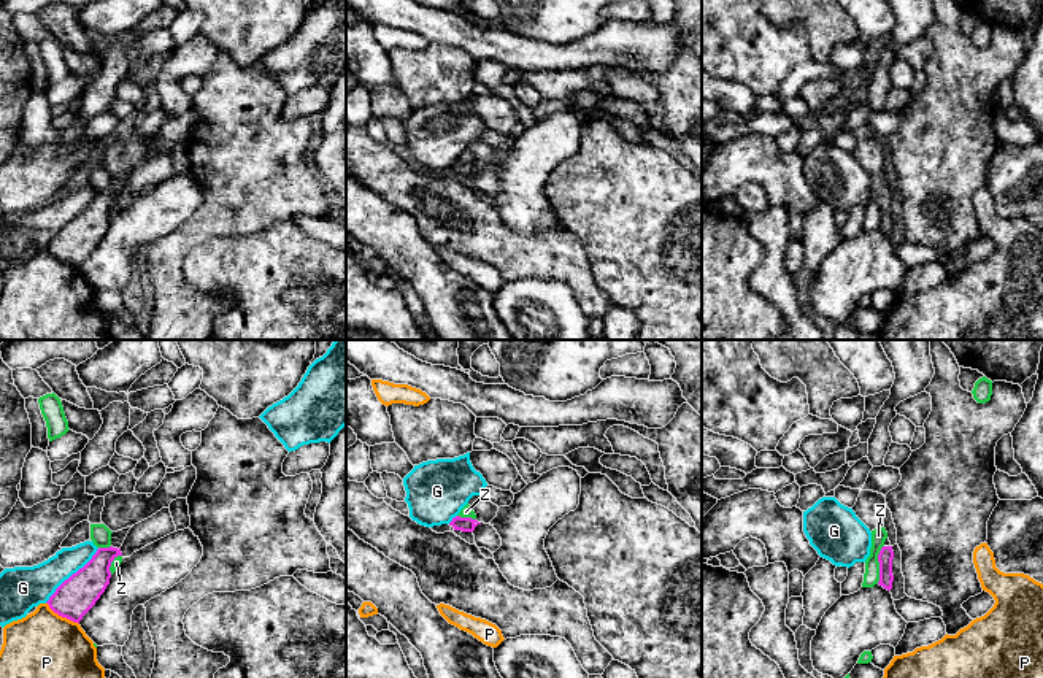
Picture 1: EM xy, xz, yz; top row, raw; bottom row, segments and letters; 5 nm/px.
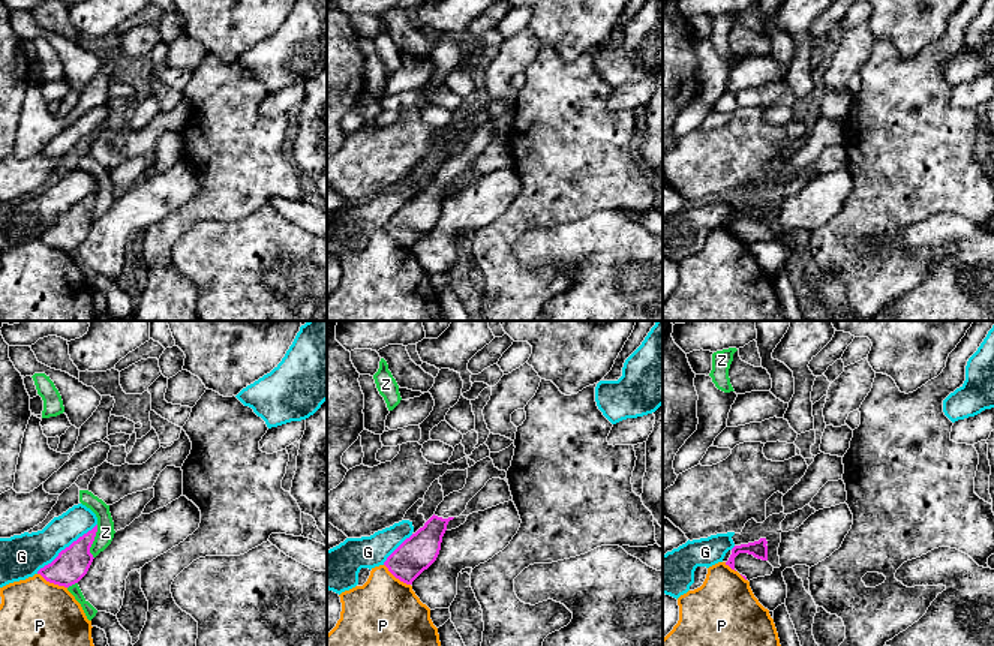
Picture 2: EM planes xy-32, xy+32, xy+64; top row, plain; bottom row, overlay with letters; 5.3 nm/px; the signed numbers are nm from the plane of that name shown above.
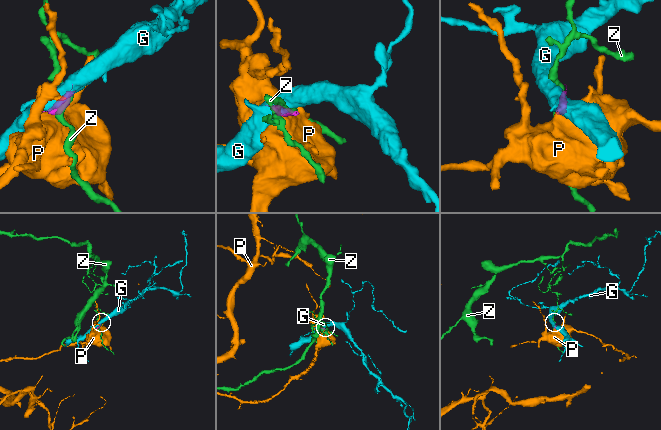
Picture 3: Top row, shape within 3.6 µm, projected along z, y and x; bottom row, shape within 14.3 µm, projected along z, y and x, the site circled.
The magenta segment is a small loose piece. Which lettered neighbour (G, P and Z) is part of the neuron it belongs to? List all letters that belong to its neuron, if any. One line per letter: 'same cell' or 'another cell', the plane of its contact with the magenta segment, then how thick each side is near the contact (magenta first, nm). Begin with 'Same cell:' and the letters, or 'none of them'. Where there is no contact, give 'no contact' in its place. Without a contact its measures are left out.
Same cell: none of them
G: another cell; meets magenta in xy; 190 nm thick on the magenta side, 200 nm on the other
P: another cell; meets magenta in xy; 190 nm thick on the magenta side, 480 nm on the other
Z: another cell; meets magenta in yz; 80 nm thick on the magenta side, 80 nm on the other

